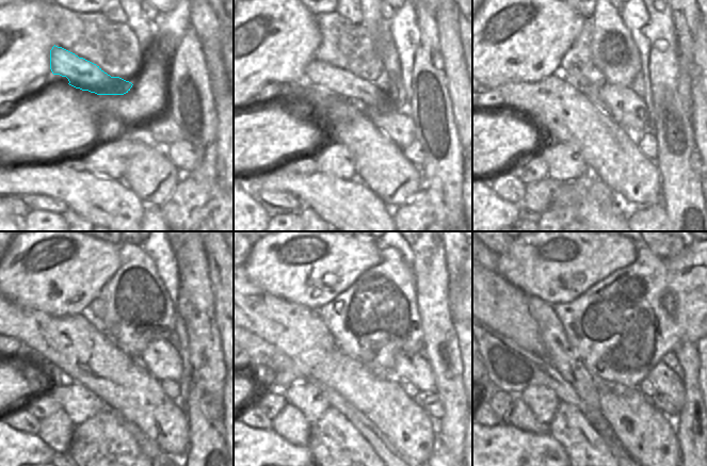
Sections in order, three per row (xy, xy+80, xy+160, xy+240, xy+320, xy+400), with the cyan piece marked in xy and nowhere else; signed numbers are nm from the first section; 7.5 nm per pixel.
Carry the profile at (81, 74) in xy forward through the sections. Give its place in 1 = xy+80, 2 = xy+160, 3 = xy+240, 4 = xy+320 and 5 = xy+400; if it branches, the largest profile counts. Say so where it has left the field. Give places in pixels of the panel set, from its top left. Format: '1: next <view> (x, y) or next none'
1: next xy+80 (368, 94)
2: next xy+160 (628, 109)
3: next xy+240 (163, 362)
4: next xy+320 (415, 368)
5: next xy+400 (665, 380)

